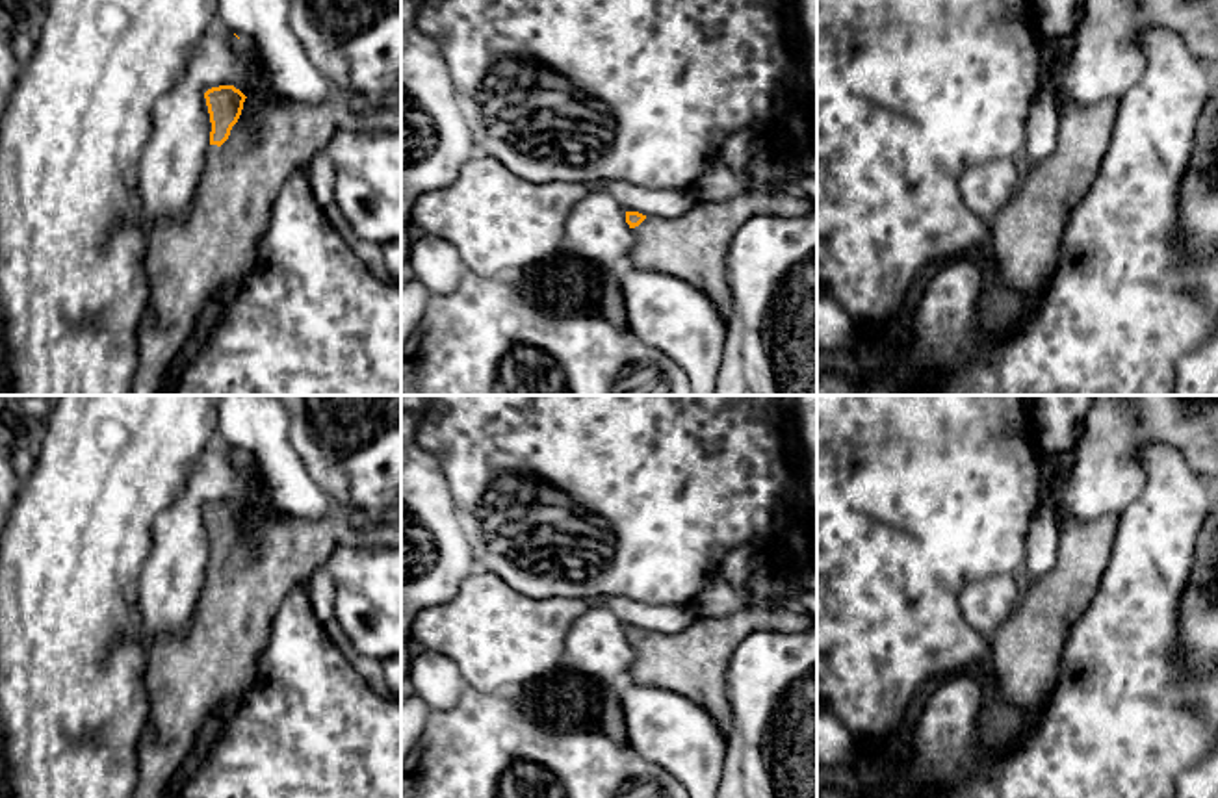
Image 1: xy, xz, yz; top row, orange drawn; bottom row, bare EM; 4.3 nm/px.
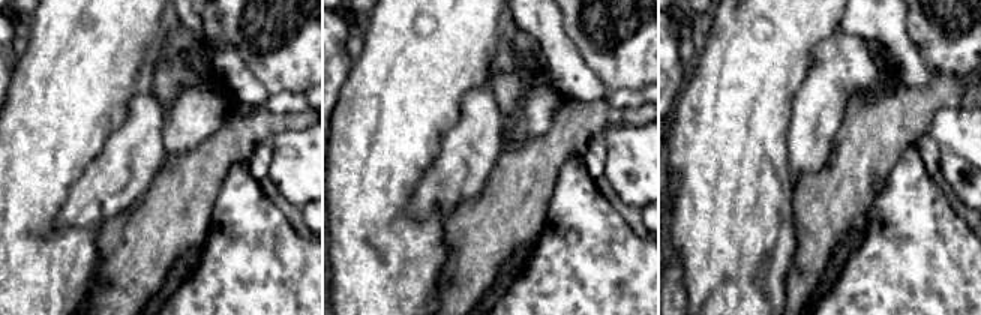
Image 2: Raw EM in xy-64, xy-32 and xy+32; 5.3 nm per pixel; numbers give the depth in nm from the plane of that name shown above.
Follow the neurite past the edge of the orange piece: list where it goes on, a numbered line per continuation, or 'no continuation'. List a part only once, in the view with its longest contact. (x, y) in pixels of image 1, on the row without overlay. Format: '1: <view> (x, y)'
1: xy (214, 656)

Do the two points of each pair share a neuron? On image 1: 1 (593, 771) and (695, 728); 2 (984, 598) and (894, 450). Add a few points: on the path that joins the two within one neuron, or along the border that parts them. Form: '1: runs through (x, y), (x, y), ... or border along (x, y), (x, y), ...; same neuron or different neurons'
1: border along (626, 745), (647, 759), (656, 761), (673, 778); different neurons
2: border along (1010, 572), (962, 589), (958, 607), (968, 624); different neurons

